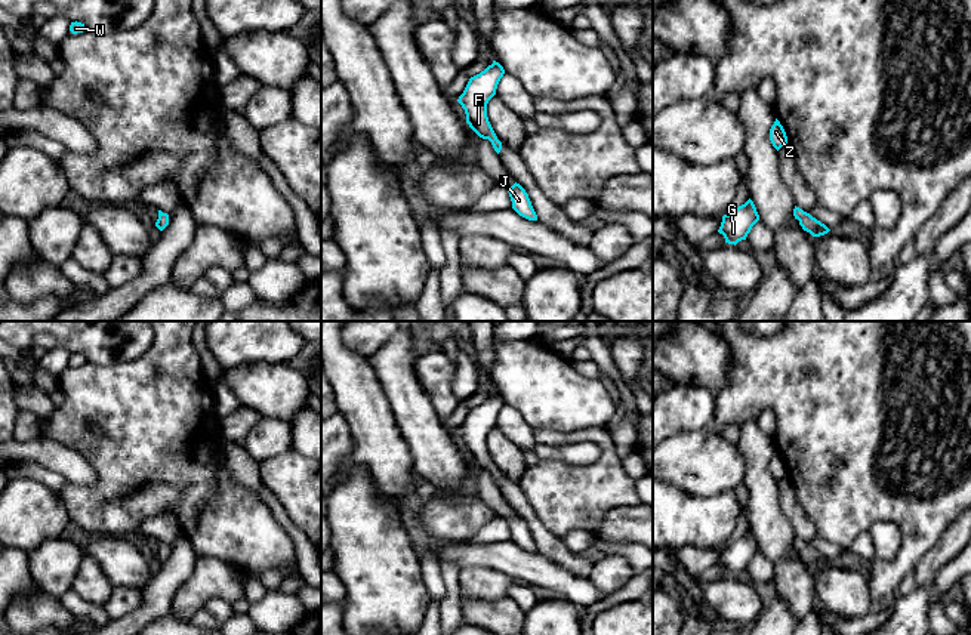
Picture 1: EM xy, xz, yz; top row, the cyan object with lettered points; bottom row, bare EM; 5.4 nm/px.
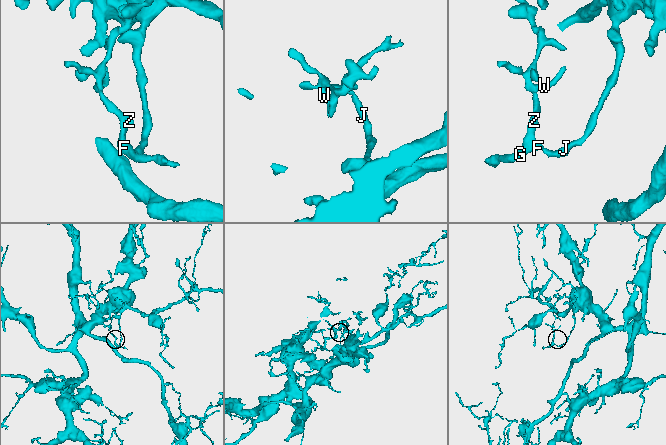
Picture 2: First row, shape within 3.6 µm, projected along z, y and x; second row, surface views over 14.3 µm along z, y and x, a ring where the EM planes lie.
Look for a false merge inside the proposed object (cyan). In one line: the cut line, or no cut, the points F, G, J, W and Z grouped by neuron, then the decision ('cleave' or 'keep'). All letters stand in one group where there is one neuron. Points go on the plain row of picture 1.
cut none; groups F G J W Z; keep

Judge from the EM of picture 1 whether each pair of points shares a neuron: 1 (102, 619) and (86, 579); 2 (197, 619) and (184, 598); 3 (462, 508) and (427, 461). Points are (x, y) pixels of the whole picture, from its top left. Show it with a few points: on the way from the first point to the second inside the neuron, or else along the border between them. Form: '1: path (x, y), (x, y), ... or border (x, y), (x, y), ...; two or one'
1: border (71, 586), (83, 598), (102, 606); two
2: border (202, 607), (188, 619); two
3: border (469, 489), (455, 495), (441, 493); two

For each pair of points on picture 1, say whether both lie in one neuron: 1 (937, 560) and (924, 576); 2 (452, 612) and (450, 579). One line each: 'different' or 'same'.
1: same
2: same

